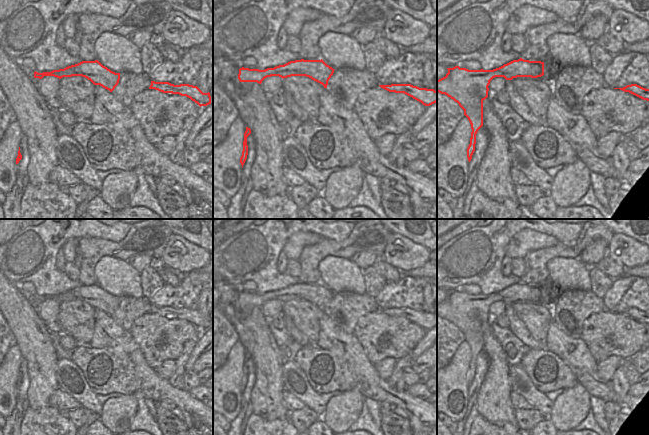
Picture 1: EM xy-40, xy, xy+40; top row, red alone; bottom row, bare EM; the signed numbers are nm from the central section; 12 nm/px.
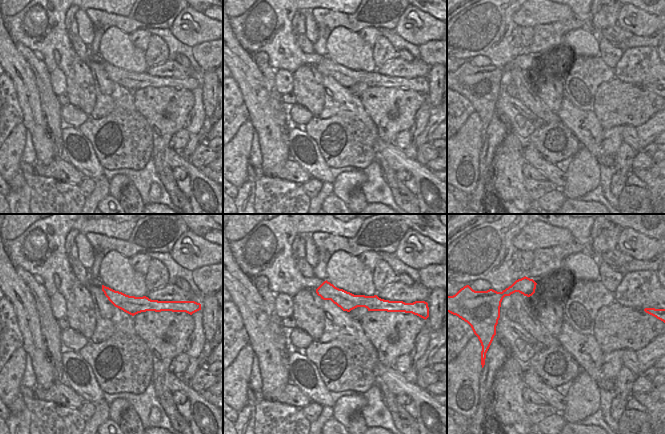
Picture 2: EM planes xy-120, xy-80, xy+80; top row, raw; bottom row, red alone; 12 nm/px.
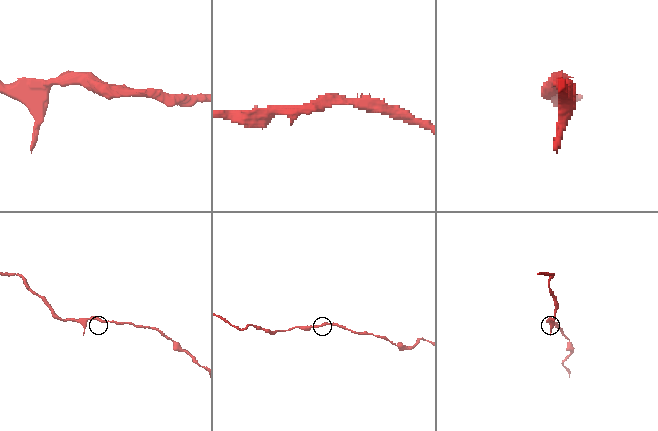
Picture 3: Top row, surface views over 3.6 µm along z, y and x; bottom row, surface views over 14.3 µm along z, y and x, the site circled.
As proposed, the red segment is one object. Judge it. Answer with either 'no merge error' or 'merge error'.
no merge error

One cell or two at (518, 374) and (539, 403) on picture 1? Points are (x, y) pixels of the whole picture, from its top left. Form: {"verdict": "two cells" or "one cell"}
{"verdict": "one cell"}

